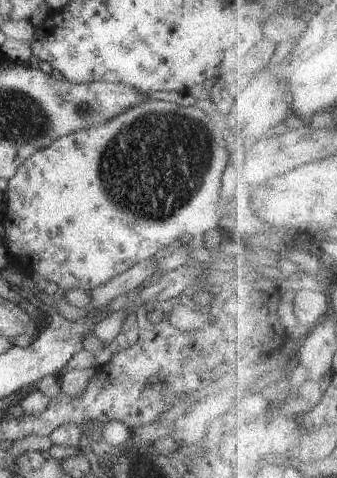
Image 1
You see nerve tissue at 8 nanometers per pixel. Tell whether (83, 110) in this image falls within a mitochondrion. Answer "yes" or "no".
yes

